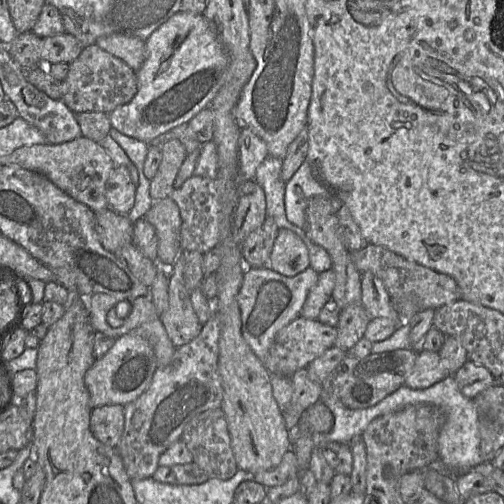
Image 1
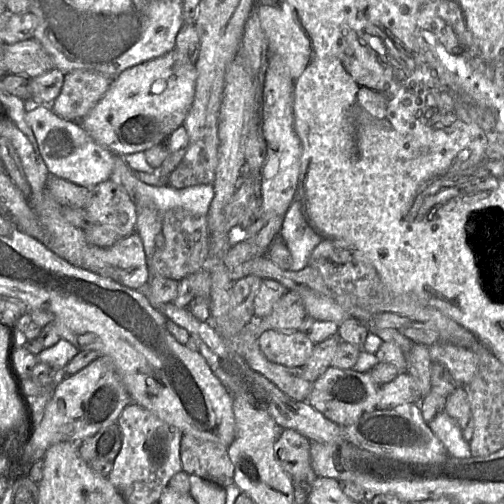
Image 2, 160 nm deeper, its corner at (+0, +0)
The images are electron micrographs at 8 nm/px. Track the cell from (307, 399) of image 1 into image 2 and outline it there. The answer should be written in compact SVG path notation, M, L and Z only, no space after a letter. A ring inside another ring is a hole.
M285 428L275 443L275 455L296 488L308 493L318 477L311 467L310 440L299 432Z

